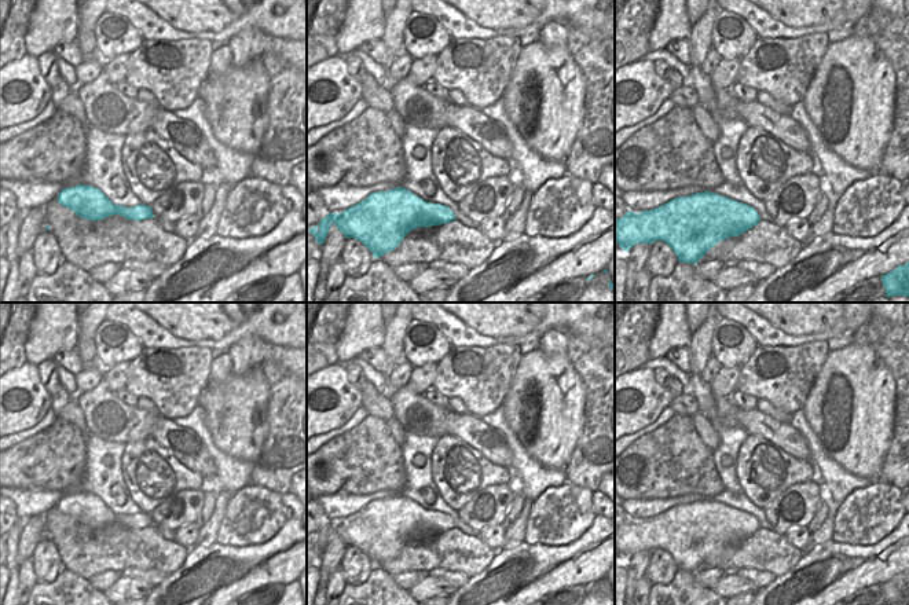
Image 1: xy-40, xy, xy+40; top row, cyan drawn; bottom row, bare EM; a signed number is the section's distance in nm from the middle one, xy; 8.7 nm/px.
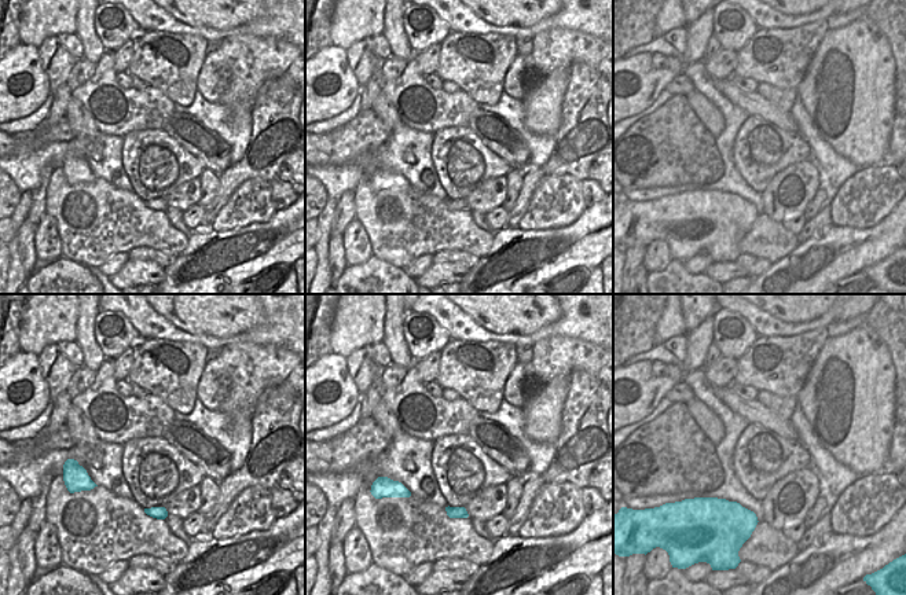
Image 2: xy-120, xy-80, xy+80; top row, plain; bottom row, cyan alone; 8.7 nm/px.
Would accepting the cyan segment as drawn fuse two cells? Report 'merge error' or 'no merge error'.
no merge error

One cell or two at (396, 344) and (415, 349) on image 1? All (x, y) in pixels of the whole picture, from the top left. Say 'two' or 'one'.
two

